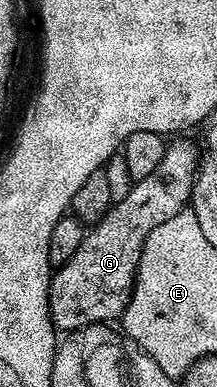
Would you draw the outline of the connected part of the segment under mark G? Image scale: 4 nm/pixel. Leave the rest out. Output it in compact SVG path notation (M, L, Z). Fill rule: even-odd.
M184 139L173 140L176 142L167 146L158 167L146 179L135 182L126 199L115 202L108 214L85 232L74 255L53 272L48 306L57 330L84 329L87 325L112 323L122 317L135 287L139 253L147 235L166 219L189 208L192 200L198 157L192 154L190 142L180 140Z

